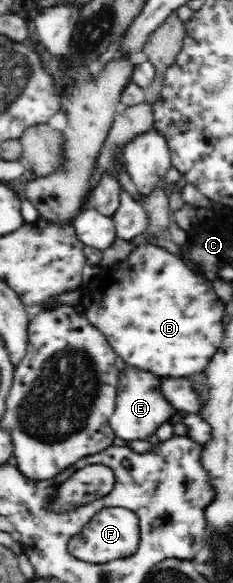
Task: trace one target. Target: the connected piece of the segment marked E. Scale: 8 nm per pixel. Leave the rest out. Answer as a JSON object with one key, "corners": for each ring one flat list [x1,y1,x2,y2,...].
{"corners":[[127,367,124,373,119,374,115,410,109,419,115,437,125,442,132,442,134,439,146,440,156,432,159,425,170,422,176,409,162,396,158,387,160,387,160,377,153,373]]}

